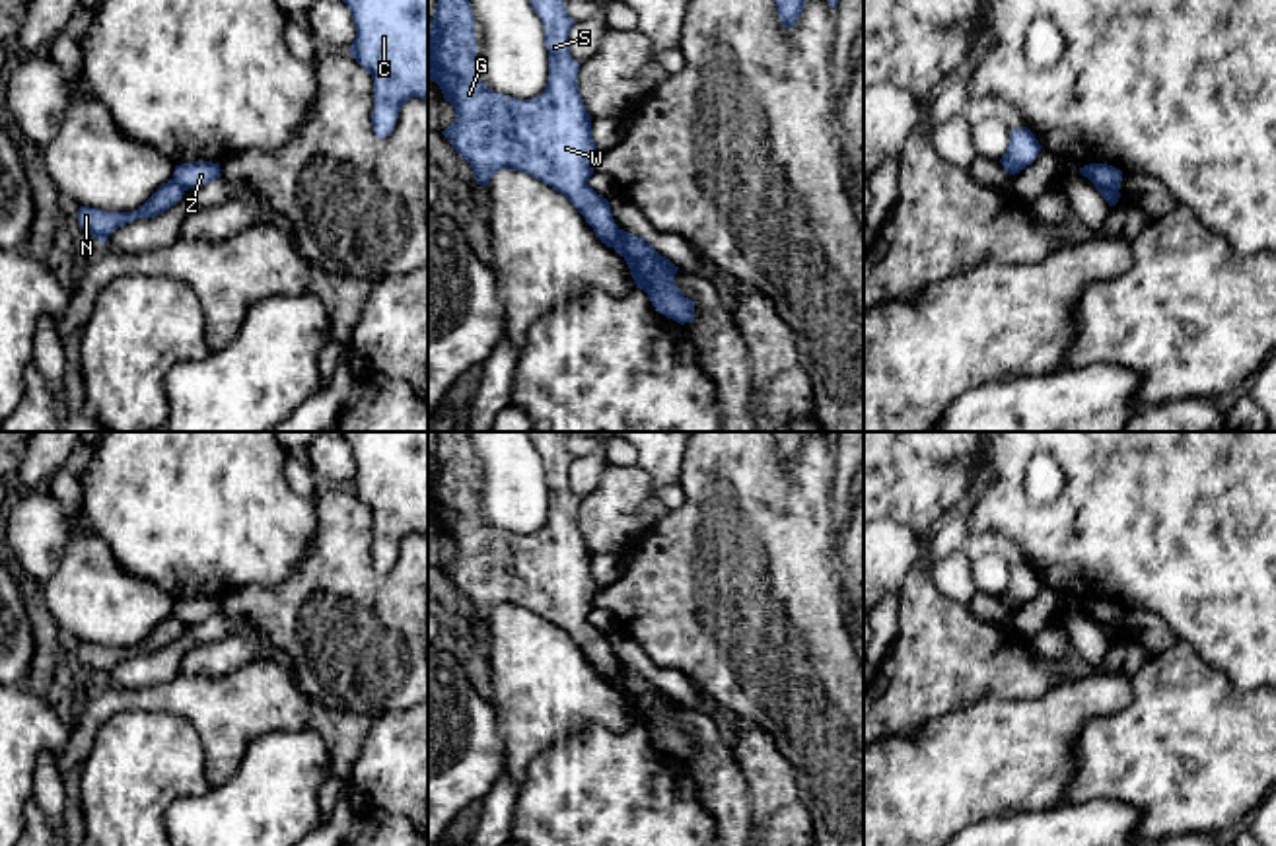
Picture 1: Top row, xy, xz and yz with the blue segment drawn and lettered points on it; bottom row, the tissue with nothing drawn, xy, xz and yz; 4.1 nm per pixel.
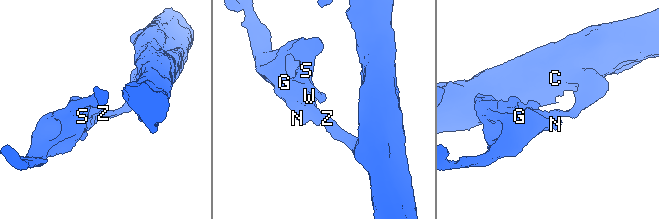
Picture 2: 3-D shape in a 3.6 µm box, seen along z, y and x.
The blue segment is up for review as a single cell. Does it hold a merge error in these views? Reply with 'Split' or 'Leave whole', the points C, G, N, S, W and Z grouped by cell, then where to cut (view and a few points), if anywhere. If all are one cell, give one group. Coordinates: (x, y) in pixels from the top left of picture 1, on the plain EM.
Split. Groups: C Z / G N S W. Split along yz (1094, 617), (1117, 627)

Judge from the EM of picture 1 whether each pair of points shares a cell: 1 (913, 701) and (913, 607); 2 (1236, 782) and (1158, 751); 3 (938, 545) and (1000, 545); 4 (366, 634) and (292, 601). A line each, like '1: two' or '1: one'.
1: one
2: one
3: one
4: one

